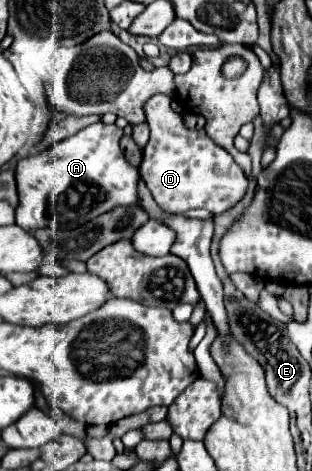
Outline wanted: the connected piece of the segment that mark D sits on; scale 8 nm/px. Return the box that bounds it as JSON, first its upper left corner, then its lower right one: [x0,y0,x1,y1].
[140,95,248,215]

